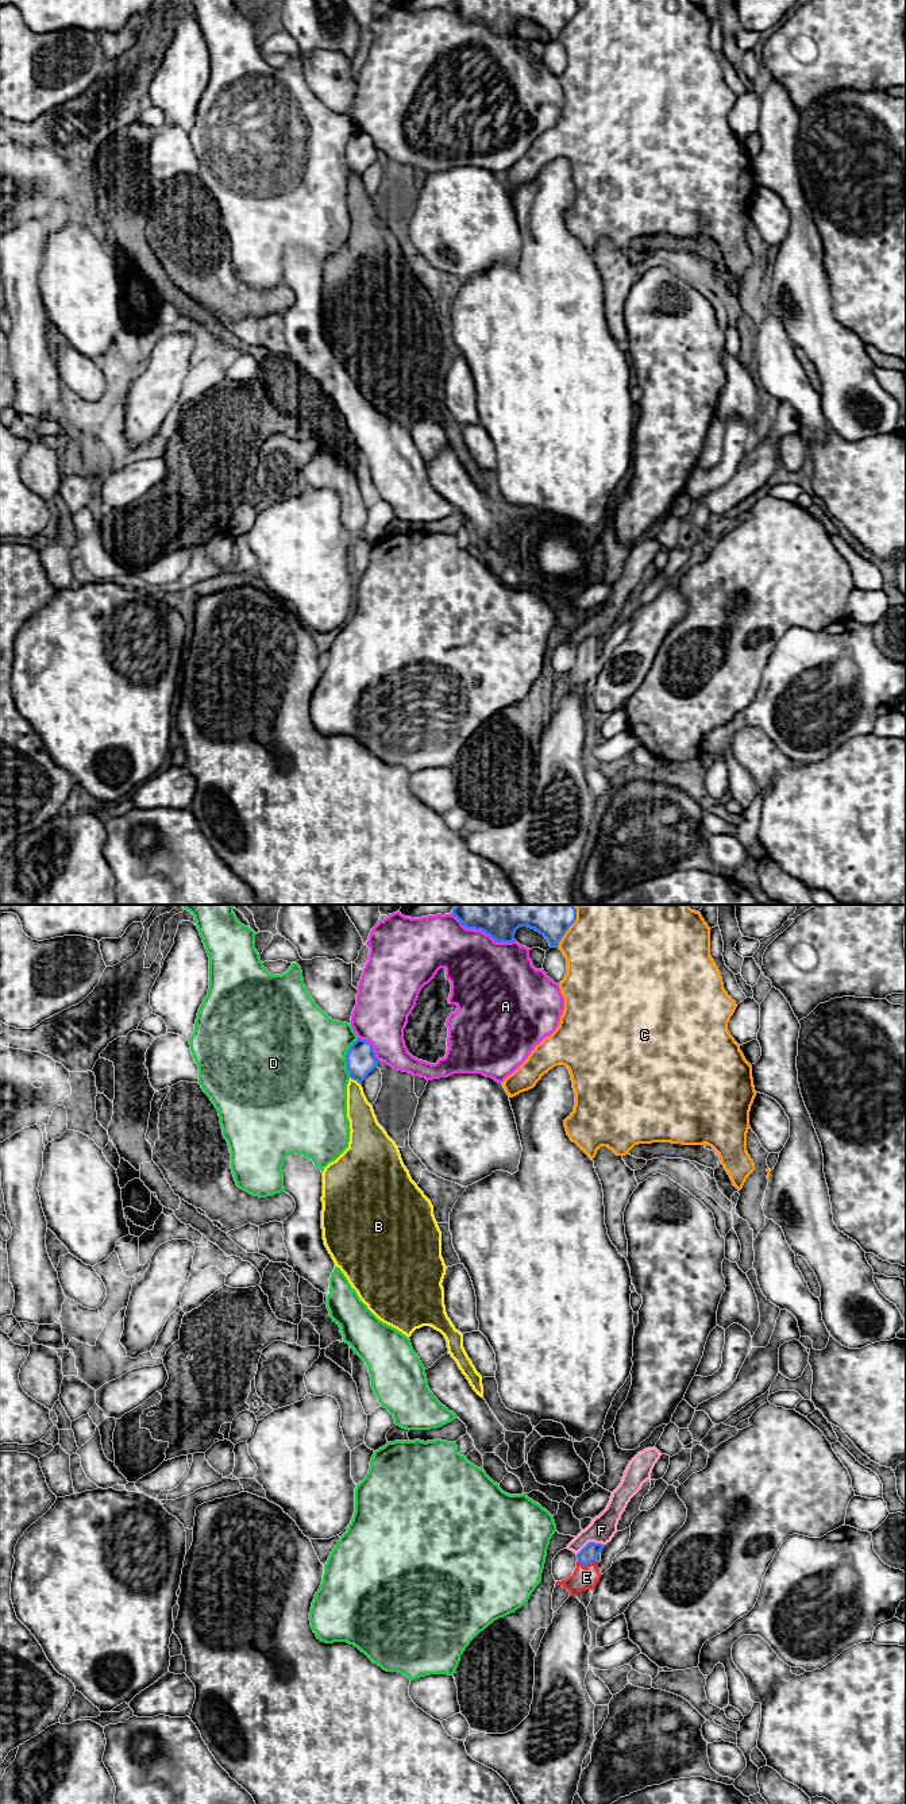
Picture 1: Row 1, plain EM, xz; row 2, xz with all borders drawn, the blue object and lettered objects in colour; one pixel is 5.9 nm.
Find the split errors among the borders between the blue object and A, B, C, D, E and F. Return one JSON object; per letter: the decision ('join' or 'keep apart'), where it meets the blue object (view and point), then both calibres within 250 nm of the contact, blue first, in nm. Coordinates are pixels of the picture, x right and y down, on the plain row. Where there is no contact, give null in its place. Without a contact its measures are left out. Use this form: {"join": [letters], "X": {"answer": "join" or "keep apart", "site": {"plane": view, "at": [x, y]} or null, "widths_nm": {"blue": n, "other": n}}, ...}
{"join": ["E"], "A": {"answer": "keep apart", "site": {"plane": "xz", "at": [484, 23]}, "widths_nm": {"blue": 190, "other": 400}}, "B": {"answer": "keep apart", "site": {"plane": "xz", "at": [355, 172]}, "widths_nm": {"blue": 180, "other": 160}}, "C": {"answer": "keep apart", "site": {"plane": "xz", "at": [569, 19]}, "widths_nm": {"blue": 190, "other": 480}}, "D": {"answer": "keep apart", "site": {"plane": "xz", "at": [346, 150]}, "widths_nm": {"blue": 180, "other": 500}}, "E": {"answer": "join", "site": {"plane": "xz", "at": [586, 656]}, "widths_nm": {"blue": 100, "other": 140}}, "F": {"answer": "keep apart", "site": {"plane": "xz", "at": [590, 635]}, "widths_nm": {"blue": 100, "other": 160}}}

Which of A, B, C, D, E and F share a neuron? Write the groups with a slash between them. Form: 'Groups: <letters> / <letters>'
Groups: A / B / C / D / E / F

